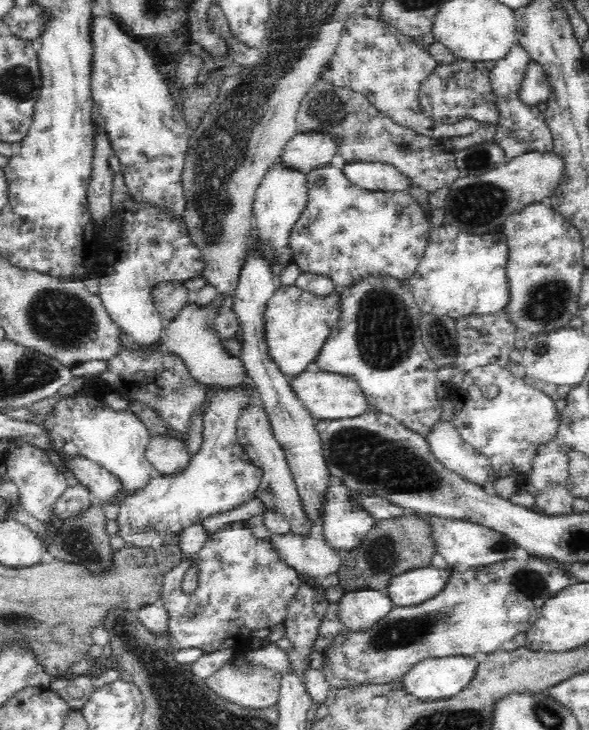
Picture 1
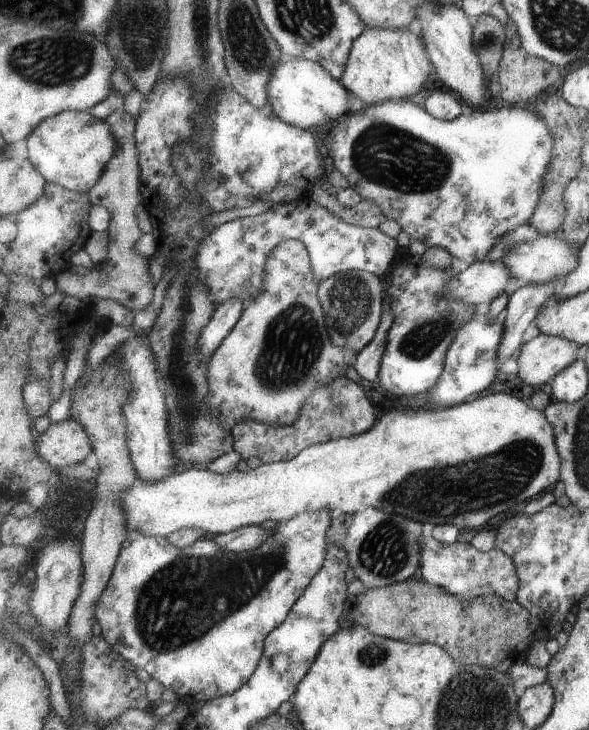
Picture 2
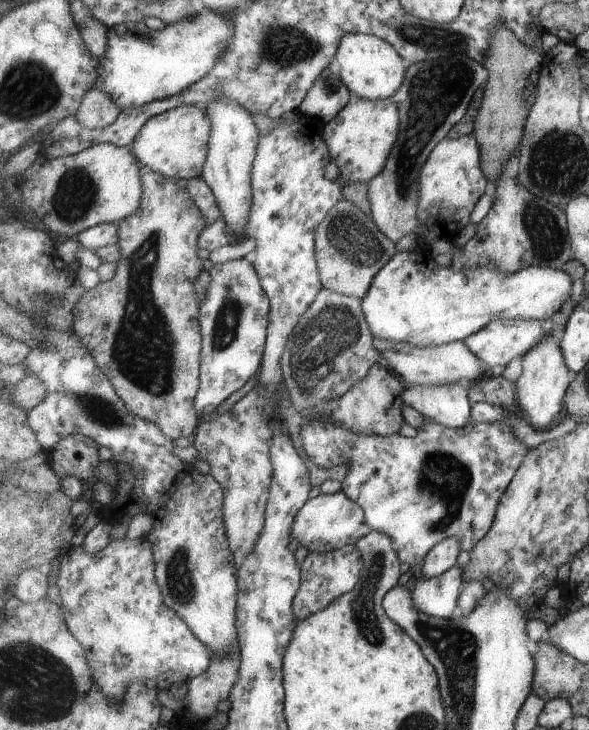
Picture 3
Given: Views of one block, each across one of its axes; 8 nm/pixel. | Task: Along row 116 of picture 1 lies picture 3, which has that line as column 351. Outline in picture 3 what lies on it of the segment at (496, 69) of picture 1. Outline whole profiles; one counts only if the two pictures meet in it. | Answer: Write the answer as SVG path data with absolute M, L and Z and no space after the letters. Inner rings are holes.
M343 491L334 495L321 492L296 514L292 524L292 536L297 538L309 553L326 553L339 550L347 545L355 545L361 537L372 531L366 521L364 508Z

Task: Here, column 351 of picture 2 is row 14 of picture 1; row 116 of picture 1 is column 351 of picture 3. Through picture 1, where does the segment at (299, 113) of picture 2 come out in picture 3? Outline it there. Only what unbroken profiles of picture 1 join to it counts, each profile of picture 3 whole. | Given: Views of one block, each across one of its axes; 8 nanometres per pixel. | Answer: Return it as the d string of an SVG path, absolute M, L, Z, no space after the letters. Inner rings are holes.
M353 97L349 104L337 115L335 120L323 126L325 142L328 143L332 161L339 167L340 177L348 183L364 182L369 184L388 164L392 150L400 136L401 115L398 104L388 99L362 99Z

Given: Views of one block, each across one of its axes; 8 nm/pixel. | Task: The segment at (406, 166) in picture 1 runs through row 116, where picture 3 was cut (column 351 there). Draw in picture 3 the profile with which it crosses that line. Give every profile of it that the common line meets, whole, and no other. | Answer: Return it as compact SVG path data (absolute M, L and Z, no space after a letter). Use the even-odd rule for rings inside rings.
M329 289L321 292L310 309L301 317L296 331L281 357L284 381L290 392L293 404L300 411L317 409L323 403L336 401L347 394L352 386L361 382L375 363L382 363L382 356L373 344L372 330L362 309L362 299L339 294Z

